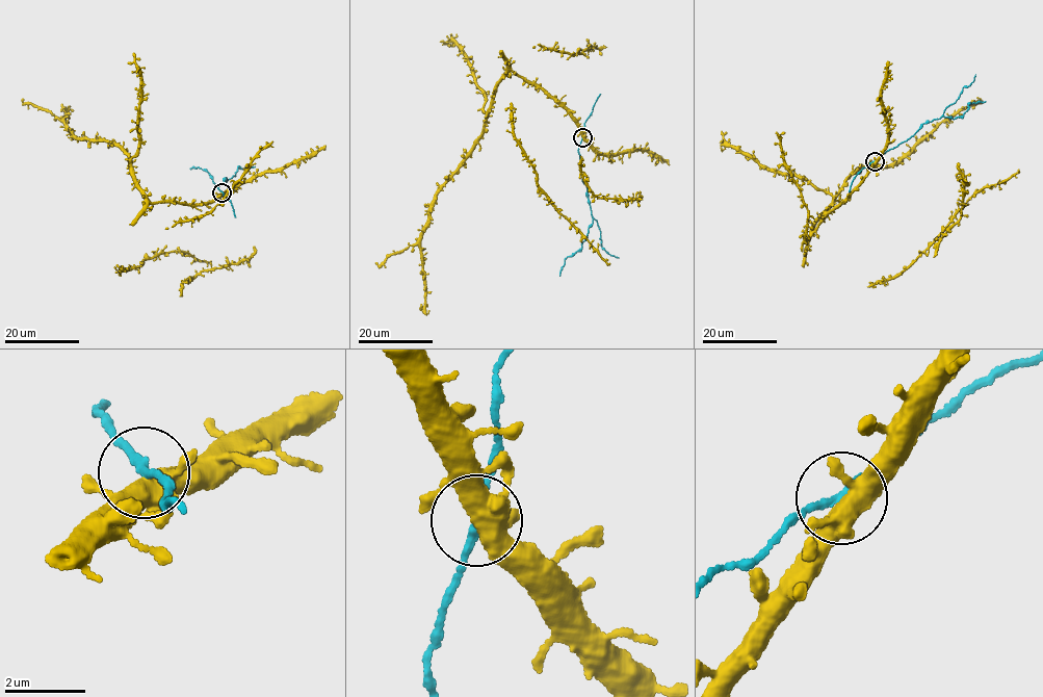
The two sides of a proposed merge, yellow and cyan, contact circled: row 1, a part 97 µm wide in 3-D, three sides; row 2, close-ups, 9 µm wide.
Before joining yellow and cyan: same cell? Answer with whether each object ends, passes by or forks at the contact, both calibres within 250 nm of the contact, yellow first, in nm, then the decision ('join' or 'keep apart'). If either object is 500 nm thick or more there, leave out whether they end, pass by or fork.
yellow forks | cyan passes by | 440/170 nm | join

